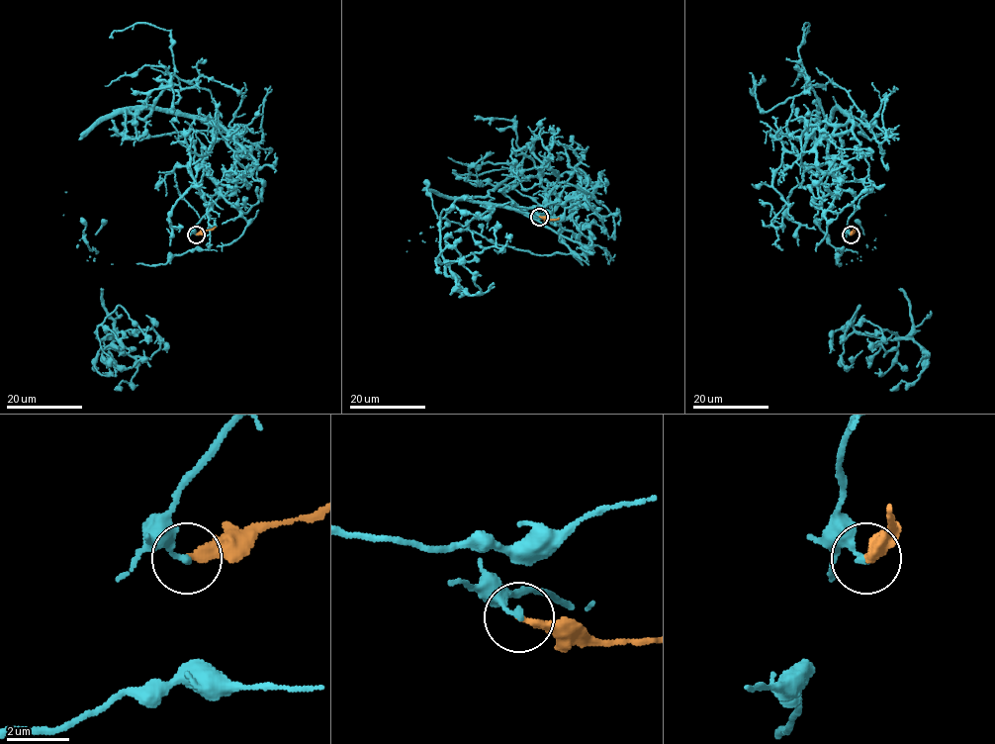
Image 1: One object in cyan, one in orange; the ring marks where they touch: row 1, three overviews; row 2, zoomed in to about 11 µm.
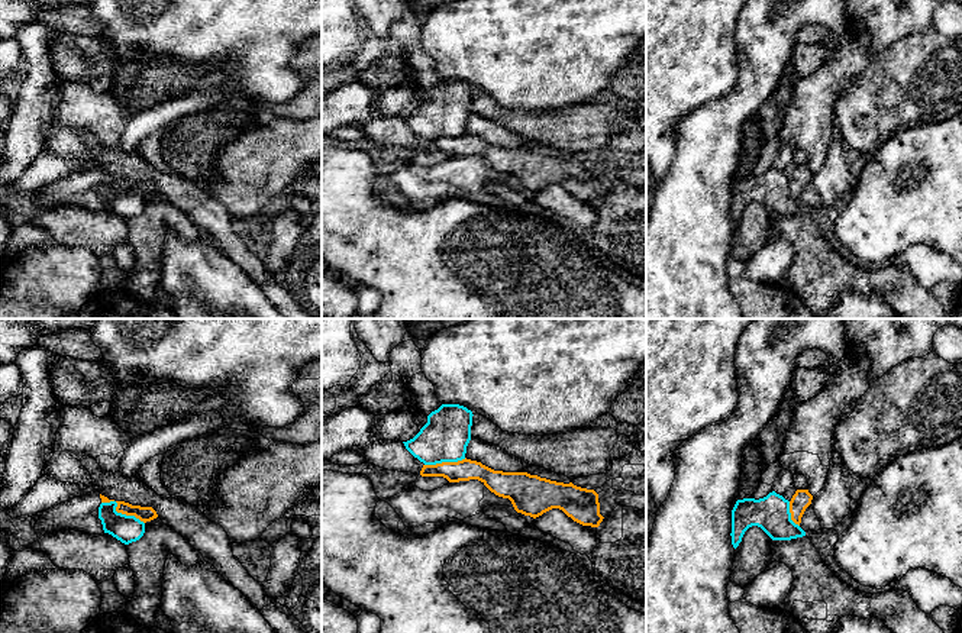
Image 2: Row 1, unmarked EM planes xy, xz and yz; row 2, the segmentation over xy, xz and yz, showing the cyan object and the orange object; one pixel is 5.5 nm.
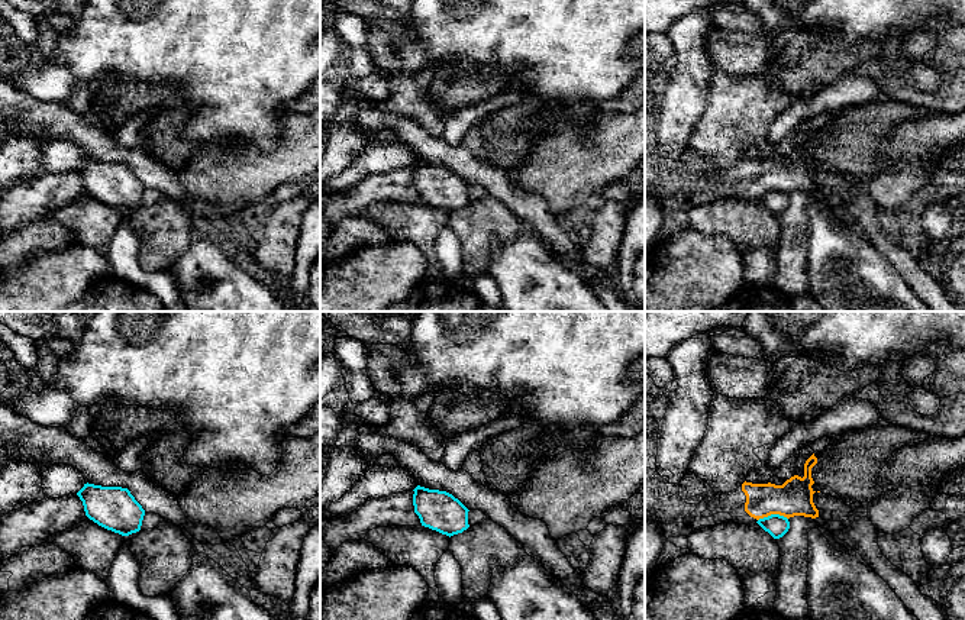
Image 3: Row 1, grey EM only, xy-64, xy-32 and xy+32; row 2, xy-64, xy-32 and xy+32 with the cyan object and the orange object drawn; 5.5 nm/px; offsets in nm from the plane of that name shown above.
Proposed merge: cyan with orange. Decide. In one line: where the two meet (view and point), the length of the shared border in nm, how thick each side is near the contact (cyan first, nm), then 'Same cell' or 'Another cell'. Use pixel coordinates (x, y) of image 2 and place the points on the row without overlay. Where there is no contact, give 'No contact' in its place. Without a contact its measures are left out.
Touches cyan at xy (119, 189). Shared border 260 nm. Thickness 150 nm (cyan) against 80 nm. Another cell

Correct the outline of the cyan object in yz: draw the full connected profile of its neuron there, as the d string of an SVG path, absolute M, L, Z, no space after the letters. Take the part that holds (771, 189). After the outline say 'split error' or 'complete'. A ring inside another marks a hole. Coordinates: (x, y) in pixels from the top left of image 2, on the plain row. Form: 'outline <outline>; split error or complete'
outline M775 167L766 172L737 175L732 185L732 220L736 225L745 207L761 203L772 216L791 216L806 207L791 196L790 177Z; complete

